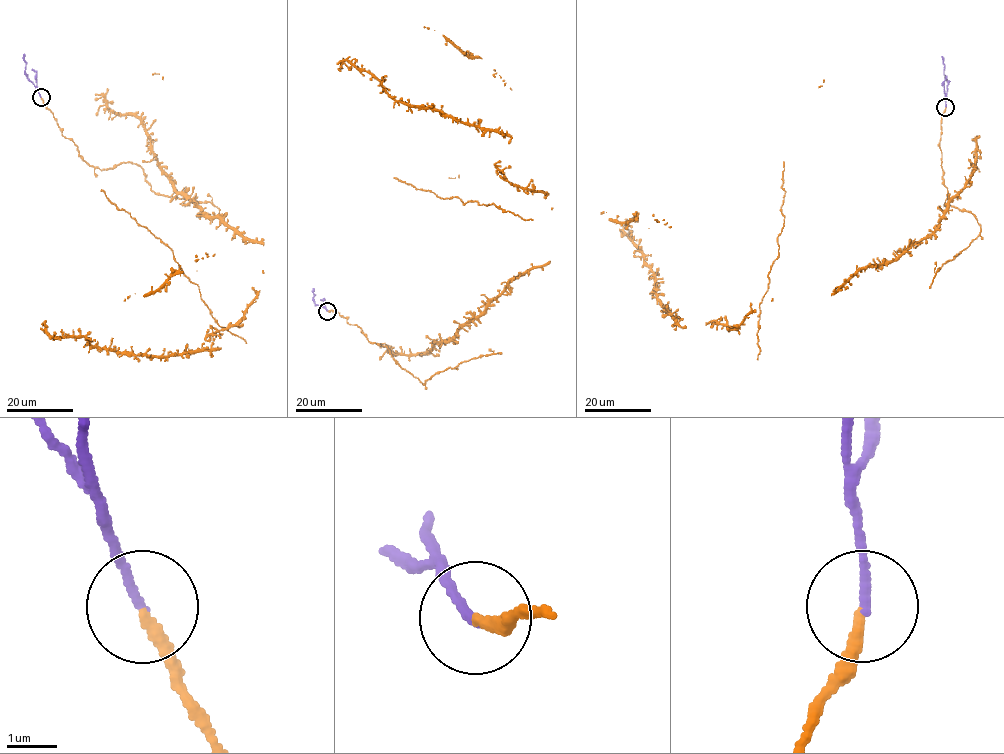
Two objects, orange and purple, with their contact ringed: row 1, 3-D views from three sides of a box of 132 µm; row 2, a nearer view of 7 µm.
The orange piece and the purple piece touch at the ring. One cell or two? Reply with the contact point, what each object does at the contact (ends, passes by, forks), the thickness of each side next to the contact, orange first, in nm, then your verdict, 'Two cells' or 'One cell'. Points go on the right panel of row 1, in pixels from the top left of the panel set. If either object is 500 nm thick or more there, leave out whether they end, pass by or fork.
Place: (945, 107). At the ring orange ends. At the ring purple ends. Thickness 200 nm (orange) against 170 nm. Two cells

